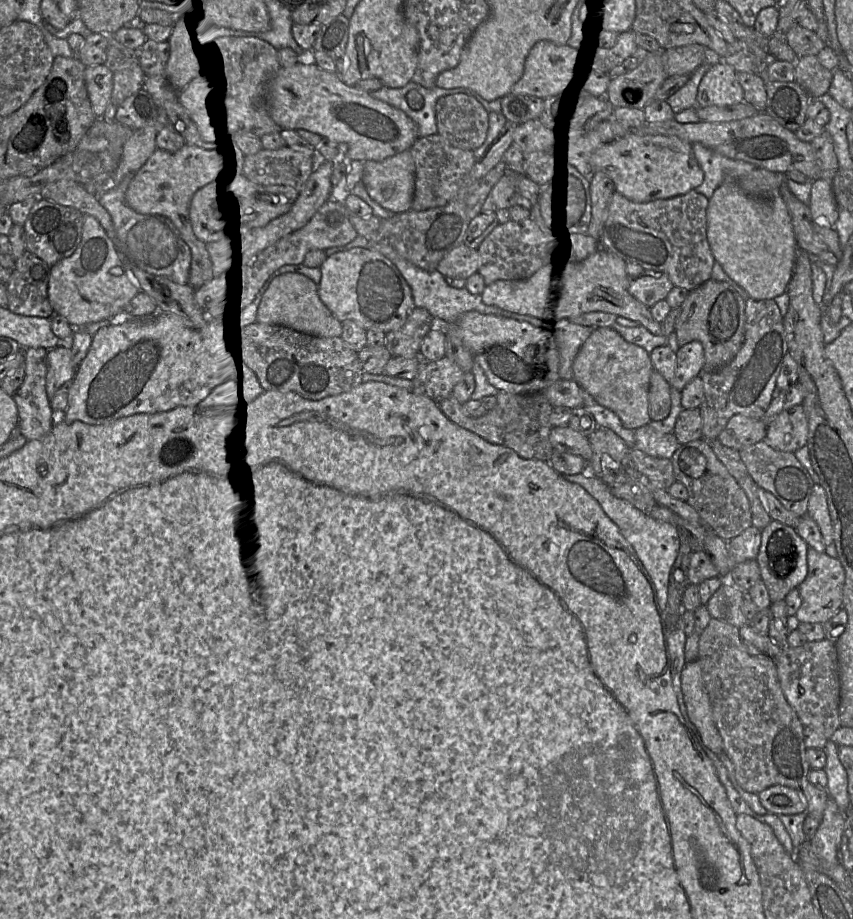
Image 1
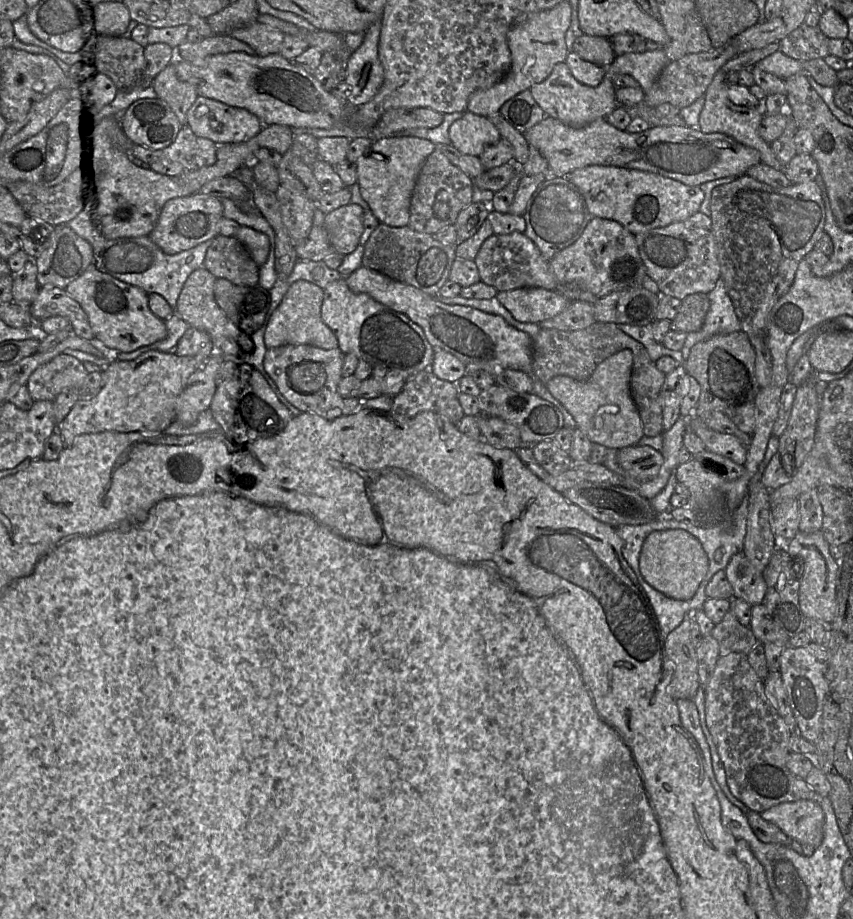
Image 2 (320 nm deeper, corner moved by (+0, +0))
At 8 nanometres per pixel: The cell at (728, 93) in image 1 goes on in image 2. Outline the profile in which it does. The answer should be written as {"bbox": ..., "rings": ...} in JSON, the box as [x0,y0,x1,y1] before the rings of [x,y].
{"bbox":[698,69,784,170],"rings":[[[720,69],[708,86],[704,98],[704,106],[699,116],[698,129],[705,134],[723,133],[734,138],[739,143],[758,150],[761,154],[761,162],[776,169],[783,170],[784,165],[778,160],[776,155],[758,132],[760,122],[764,116],[761,108],[748,108],[734,104],[728,97],[725,90],[726,72]]]}

